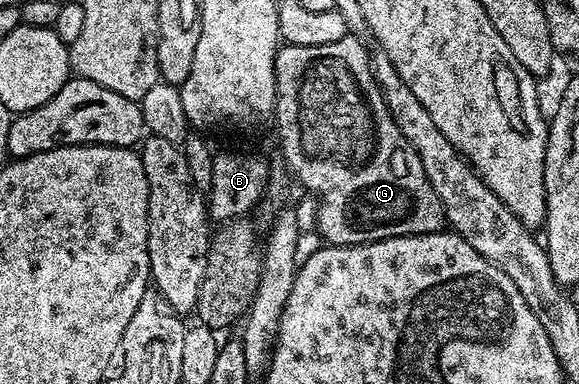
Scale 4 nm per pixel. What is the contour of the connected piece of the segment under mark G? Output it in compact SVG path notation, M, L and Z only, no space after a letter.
M348 33L343 36L343 40L335 40L335 44L319 44L318 46L290 46L285 44L278 49L277 59L275 60L275 76L277 77L277 109L275 111L275 123L277 122L277 138L281 141L279 153L281 153L285 158L290 175L292 175L296 181L298 178L298 180L310 190L306 191L308 191L308 193L319 203L319 207L317 209L316 229L318 231L321 230L322 236L325 237L324 241L330 246L358 246L359 244L367 244L368 242L378 242L379 240L387 240L388 238L407 236L408 234L436 234L446 225L445 210L441 206L439 196L435 196L435 188L431 188L429 177L427 176L427 172L423 170L423 164L415 152L415 148L403 136L403 132L399 128L399 124L395 124L395 120L391 116L391 112L385 103L385 98L381 95L381 90L377 87L377 81L373 75L373 64L371 61L370 51L368 49L365 51L365 46L361 43L361 41L362 39L358 37L358 35Z

